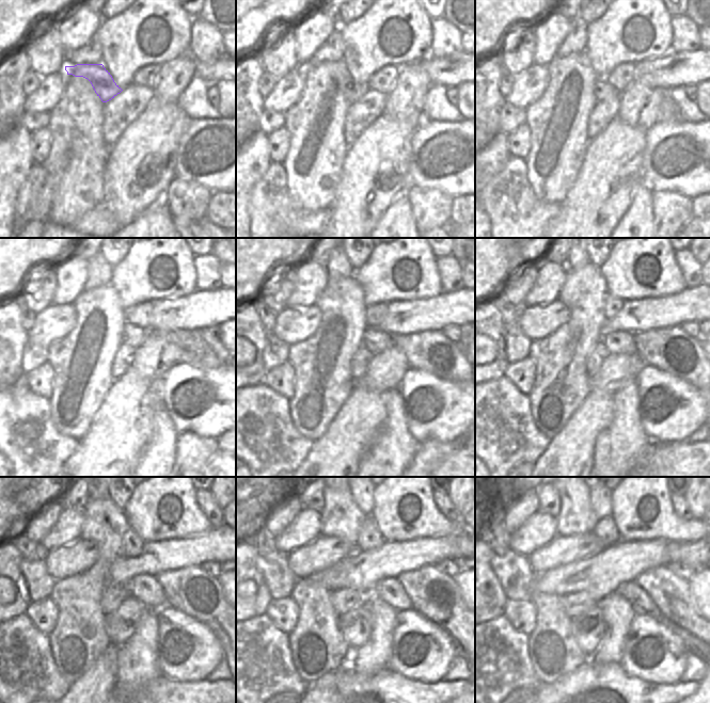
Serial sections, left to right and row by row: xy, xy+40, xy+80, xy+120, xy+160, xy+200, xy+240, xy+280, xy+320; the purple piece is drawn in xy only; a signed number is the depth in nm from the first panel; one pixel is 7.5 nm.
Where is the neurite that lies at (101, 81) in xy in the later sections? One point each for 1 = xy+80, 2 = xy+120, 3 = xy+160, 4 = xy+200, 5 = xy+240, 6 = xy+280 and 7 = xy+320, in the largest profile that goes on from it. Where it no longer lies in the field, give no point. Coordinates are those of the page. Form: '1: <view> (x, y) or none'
1: xy+80 (603, 91)
2: xy+120 (133, 336)
3: xy+160 (376, 340)
4: xy+200 (619, 342)
5: xy+240 (145, 588)
6: xy+280 (389, 590)
7: xy+320 (631, 591)

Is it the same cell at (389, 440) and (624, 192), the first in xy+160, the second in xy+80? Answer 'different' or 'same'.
different

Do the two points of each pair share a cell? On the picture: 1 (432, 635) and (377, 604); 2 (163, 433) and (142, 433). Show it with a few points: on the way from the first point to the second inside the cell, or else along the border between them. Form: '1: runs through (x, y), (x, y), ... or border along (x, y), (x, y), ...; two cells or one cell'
1: border along (397, 613), (394, 636), (391, 639); two cells
2: border along (157, 409), (153, 435), (140, 456); two cells

